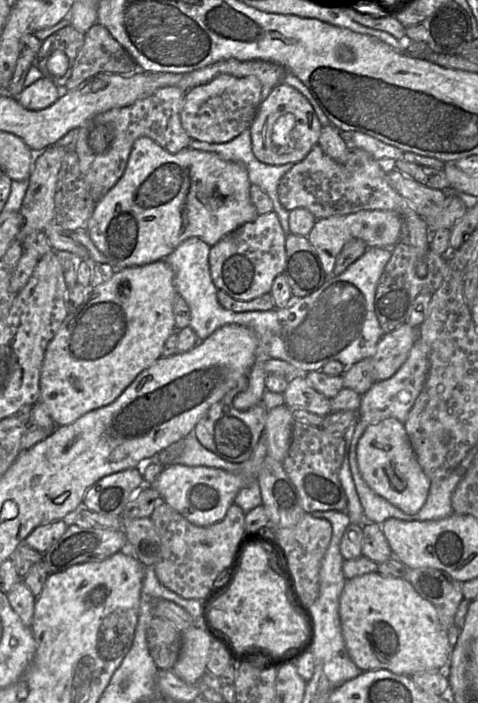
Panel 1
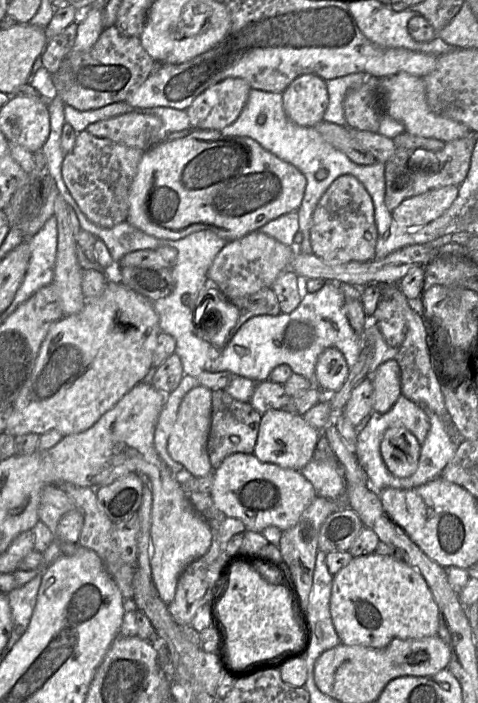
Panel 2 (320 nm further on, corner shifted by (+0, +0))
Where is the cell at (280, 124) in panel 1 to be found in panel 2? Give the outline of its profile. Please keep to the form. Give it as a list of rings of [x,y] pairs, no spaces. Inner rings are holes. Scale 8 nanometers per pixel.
[[[302,74],[282,92],[283,108],[288,118],[303,127],[315,127],[328,105],[326,81],[315,74]]]

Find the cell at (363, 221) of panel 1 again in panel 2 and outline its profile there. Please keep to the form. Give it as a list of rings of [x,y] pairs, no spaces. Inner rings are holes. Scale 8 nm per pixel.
[[[446,186],[404,200],[391,215],[403,229],[416,229],[440,217],[454,202],[459,186]]]

